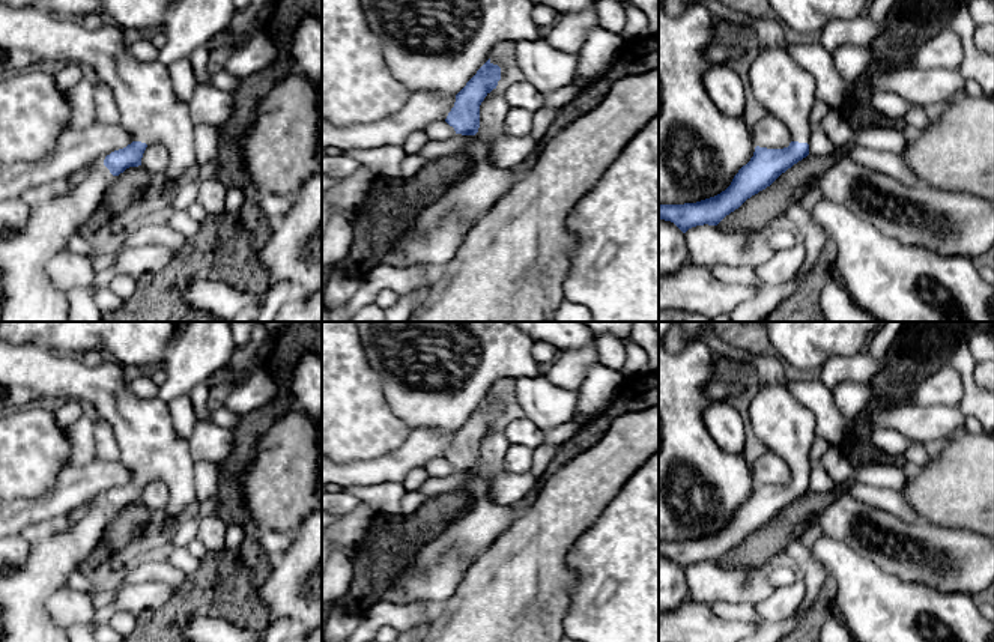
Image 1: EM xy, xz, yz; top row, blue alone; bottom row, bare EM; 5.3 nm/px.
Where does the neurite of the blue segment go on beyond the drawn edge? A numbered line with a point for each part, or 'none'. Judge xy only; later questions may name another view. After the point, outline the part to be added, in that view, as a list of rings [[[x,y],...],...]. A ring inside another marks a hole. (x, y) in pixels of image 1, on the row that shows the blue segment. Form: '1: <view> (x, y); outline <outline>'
1: xy (149, 110); outline [[[0,5],[0,77],[29,71],[42,62],[83,65],[93,80],[113,90],[120,125],[131,134],[132,141],[158,143],[168,150],[168,165],[153,186],[155,198],[162,200],[170,185],[195,164],[195,125],[189,117],[188,102],[174,95],[167,65],[158,59],[137,60],[128,48],[123,30],[113,21],[89,29],[72,18],[54,17],[33,8],[14,9]]]

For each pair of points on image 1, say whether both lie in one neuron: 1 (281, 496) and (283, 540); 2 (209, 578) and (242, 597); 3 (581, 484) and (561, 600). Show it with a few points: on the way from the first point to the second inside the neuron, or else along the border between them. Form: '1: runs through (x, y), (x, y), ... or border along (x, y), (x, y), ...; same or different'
1: border along (259, 529), (292, 534); different
2: runs through (217, 585), (227, 596), (235, 596); same
3: runs through (561, 513), (554, 522), (554, 572); same

